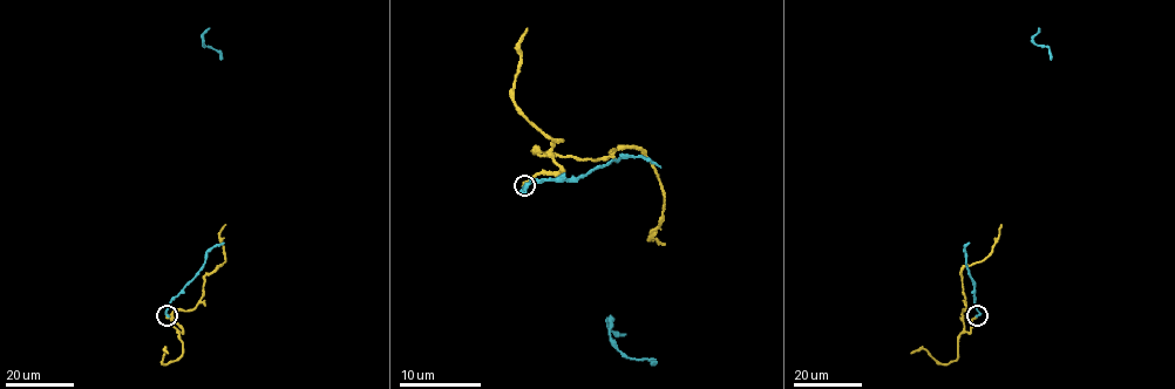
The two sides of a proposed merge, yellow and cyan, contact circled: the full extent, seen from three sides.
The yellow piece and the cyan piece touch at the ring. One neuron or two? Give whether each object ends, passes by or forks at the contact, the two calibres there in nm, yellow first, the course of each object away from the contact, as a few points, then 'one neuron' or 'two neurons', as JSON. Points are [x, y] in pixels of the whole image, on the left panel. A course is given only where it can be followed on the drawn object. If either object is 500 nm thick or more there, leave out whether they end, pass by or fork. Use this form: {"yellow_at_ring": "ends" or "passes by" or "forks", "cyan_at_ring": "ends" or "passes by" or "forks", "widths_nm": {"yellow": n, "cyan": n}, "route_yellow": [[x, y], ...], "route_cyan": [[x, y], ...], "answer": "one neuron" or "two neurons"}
{"yellow_at_ring": "ends", "cyan_at_ring": "ends", "widths_nm": {"yellow": 320, "cyan": 360}, "route_yellow": [[167, 315], [182, 332], [172, 313], [192, 309], [204, 277], [225, 261], [219, 237], [225, 224]], "route_cyan": [[167, 315], [169, 302], [194, 278], [205, 253], [224, 243], [221, 54], [203, 45], [203, 34], [209, 28]], "answer": "two neurons"}

